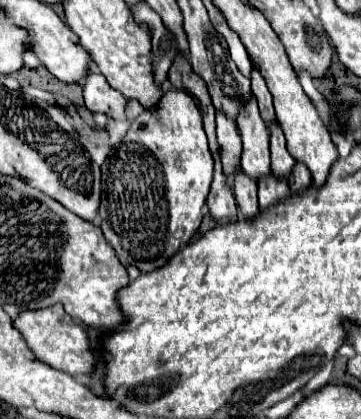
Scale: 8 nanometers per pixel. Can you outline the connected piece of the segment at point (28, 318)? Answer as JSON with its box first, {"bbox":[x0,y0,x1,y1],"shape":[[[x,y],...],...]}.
{"bbox":[14,305,94,375],"shape":[[[50,305],[44,309],[36,309],[36,311],[22,311],[14,319],[14,329],[20,331],[28,349],[40,361],[44,361],[44,363],[68,373],[68,375],[92,371],[94,355],[90,351],[86,331],[80,327],[80,323],[72,321],[72,317],[62,309],[62,305]]]}

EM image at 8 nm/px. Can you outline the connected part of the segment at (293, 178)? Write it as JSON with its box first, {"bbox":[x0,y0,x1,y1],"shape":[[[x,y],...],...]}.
{"bbox":[288,163,310,193],"shape":[[[296,163],[292,175],[288,177],[288,187],[290,187],[290,193],[302,193],[304,189],[310,187],[310,171],[306,169],[306,165]]]}

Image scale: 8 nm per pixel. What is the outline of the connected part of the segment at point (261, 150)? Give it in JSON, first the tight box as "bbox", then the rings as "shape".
{"bbox":[236,99,272,179],"shape":[[[252,99],[238,115],[236,119],[238,131],[242,137],[242,171],[248,173],[252,179],[268,177],[272,173],[270,169],[270,133],[264,121],[260,119],[256,99]]]}

